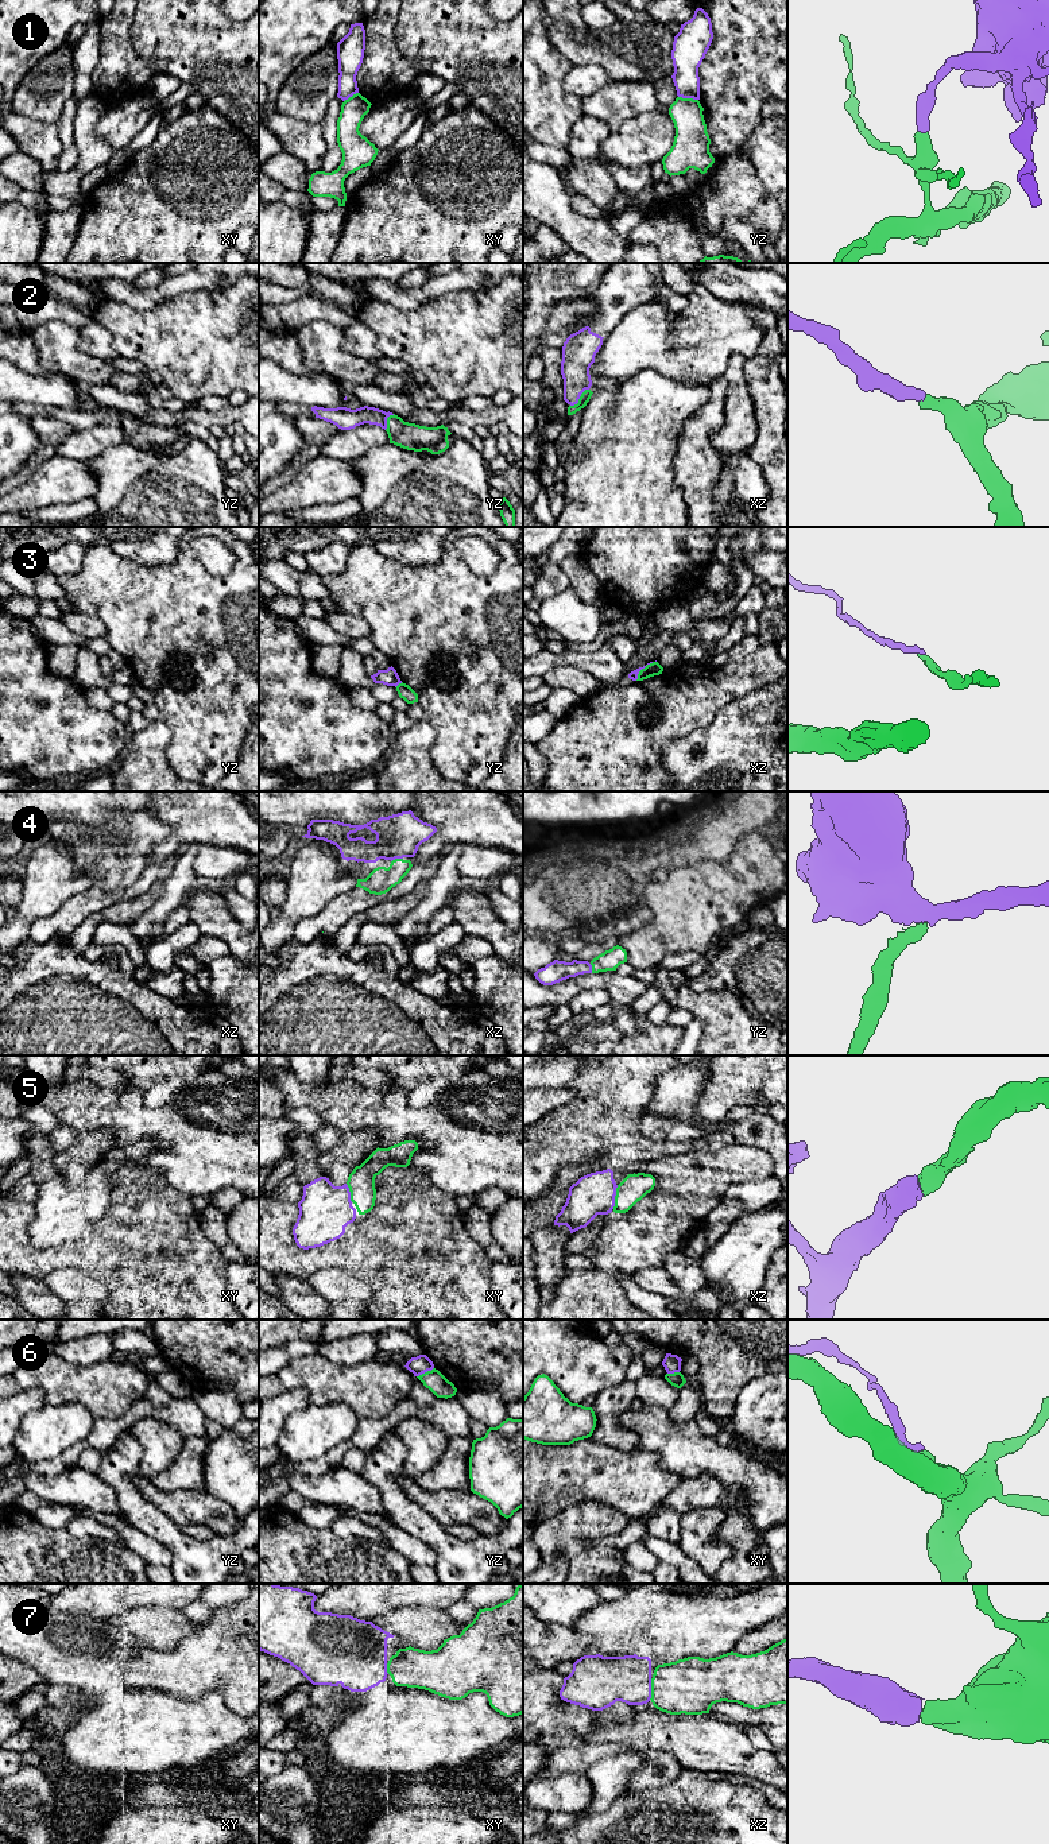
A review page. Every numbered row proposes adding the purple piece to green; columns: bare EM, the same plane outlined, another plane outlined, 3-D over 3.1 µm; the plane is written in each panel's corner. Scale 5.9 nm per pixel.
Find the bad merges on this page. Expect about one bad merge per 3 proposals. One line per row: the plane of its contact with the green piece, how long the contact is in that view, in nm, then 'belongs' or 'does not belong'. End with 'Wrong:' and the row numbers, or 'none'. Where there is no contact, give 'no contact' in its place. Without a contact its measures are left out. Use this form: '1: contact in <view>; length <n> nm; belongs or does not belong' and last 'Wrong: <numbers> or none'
1: contact in yz; length 120 nm; does not belong
2: contact in xz; length 160 nm; belongs
3: contact in xz; length 160 nm; does not belong
4: contact in xz; length 80 nm; belongs
5: contact in xz; length 150 nm; belongs
6: contact in yz; length 120 nm; does not belong
7: contact in xz; length 130 nm; belongs
Wrong: 1, 3, 6

